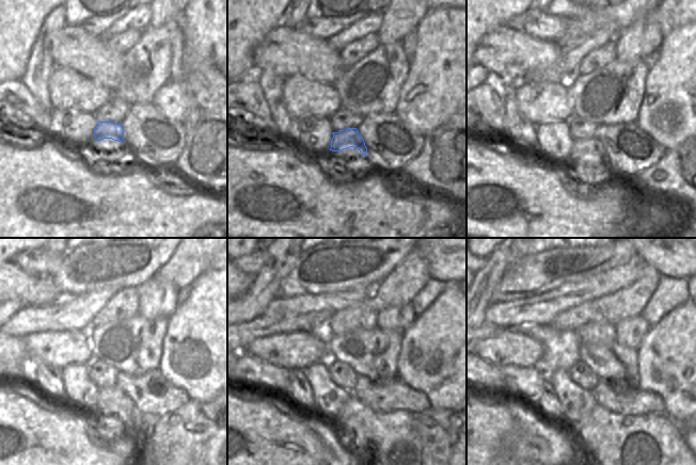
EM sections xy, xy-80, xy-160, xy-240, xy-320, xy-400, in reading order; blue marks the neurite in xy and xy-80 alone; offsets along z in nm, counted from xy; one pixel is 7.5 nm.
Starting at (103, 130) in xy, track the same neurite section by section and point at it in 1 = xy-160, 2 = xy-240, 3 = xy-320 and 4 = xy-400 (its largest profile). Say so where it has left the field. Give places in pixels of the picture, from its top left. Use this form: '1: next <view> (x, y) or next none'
1: next xy-160 (590, 149)
2: next xy-240 (112, 402)
3: next xy-320 (393, 442)
4: next xy-400 (647, 454)

